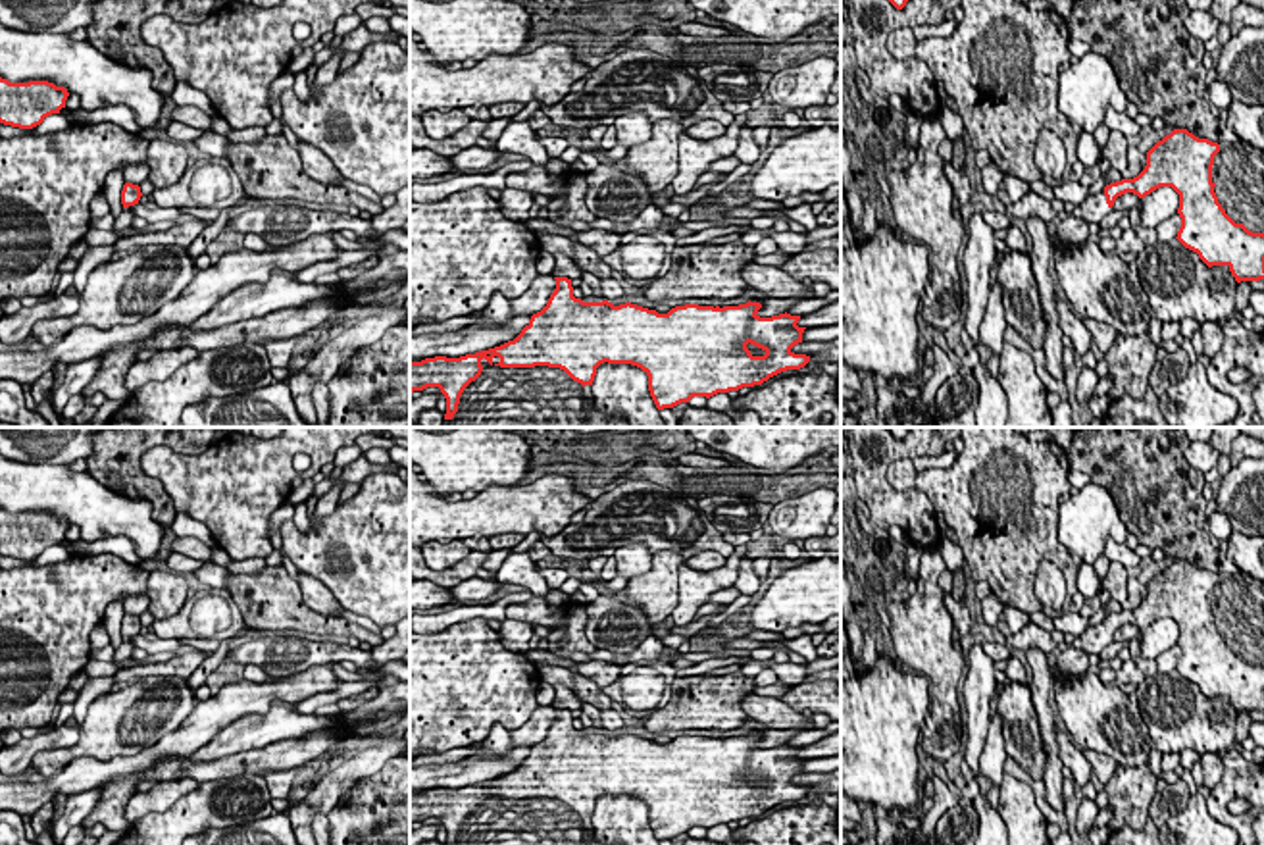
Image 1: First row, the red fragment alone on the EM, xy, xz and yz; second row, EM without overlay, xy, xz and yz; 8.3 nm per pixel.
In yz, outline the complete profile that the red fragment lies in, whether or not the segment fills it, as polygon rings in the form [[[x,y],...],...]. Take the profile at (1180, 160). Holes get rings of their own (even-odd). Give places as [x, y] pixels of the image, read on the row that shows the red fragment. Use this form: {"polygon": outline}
{"polygon": [[[1174,129],[1147,152],[1145,169],[1133,179],[1106,185],[1099,194],[1074,208],[1074,216],[1091,223],[1112,212],[1118,196],[1133,192],[1145,198],[1160,187],[1179,194],[1181,227],[1177,241],[1208,266],[1227,266],[1237,283],[1264,279],[1264,233],[1235,223],[1214,192],[1214,156],[1220,144]]]}

